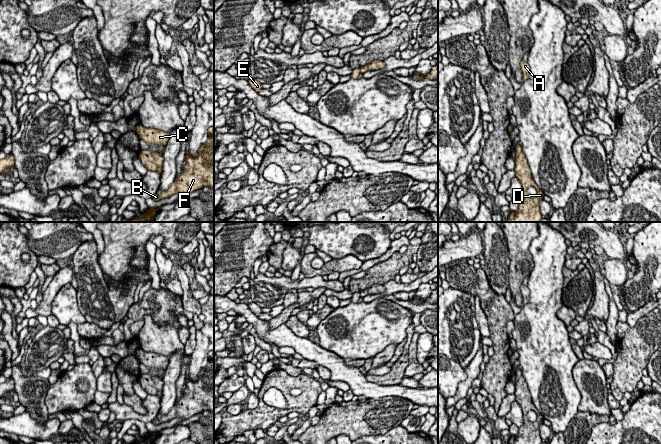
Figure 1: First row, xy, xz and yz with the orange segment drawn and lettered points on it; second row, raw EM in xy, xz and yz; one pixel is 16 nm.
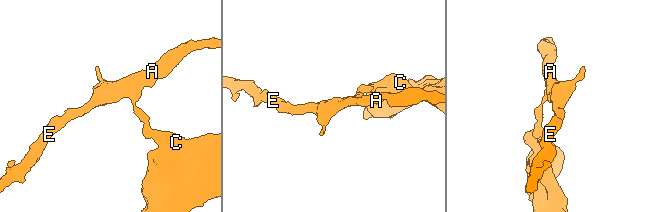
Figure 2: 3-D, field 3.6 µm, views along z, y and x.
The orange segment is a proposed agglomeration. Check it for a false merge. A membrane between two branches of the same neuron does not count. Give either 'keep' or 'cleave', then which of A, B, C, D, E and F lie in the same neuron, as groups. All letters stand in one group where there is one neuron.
cleave; groups A E / B C D F

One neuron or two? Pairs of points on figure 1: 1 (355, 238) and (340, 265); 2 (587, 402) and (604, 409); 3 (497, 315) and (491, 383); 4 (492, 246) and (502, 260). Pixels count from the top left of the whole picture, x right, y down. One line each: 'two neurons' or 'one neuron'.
1: two neurons
2: one neuron
3: one neuron
4: one neuron

